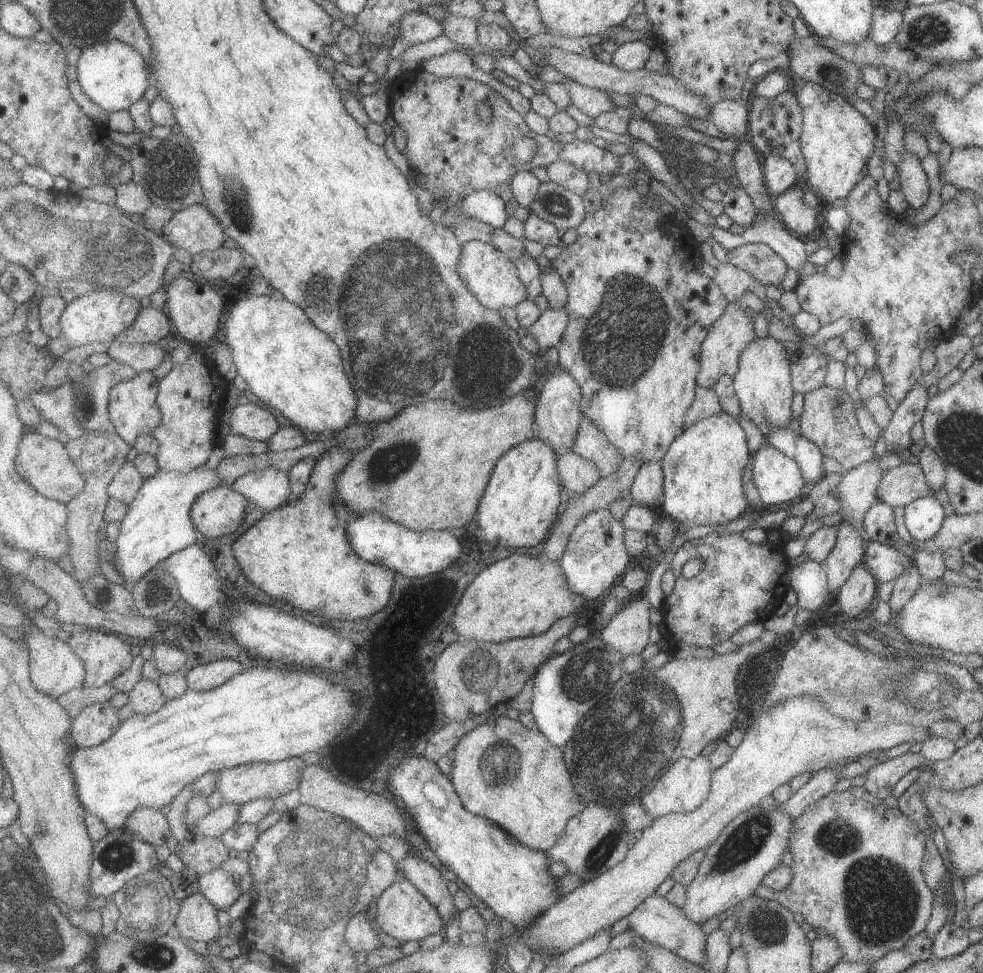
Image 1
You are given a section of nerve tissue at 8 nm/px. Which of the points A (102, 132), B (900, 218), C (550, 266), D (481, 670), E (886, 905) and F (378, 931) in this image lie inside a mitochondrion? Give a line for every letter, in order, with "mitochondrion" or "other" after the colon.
A: other
B: other
C: other
D: mitochondrion
E: mitochondrion
F: other

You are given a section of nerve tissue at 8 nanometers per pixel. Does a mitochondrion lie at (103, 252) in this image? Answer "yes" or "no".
yes

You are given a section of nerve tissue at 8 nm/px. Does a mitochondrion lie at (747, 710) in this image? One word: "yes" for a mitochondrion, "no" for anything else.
no

